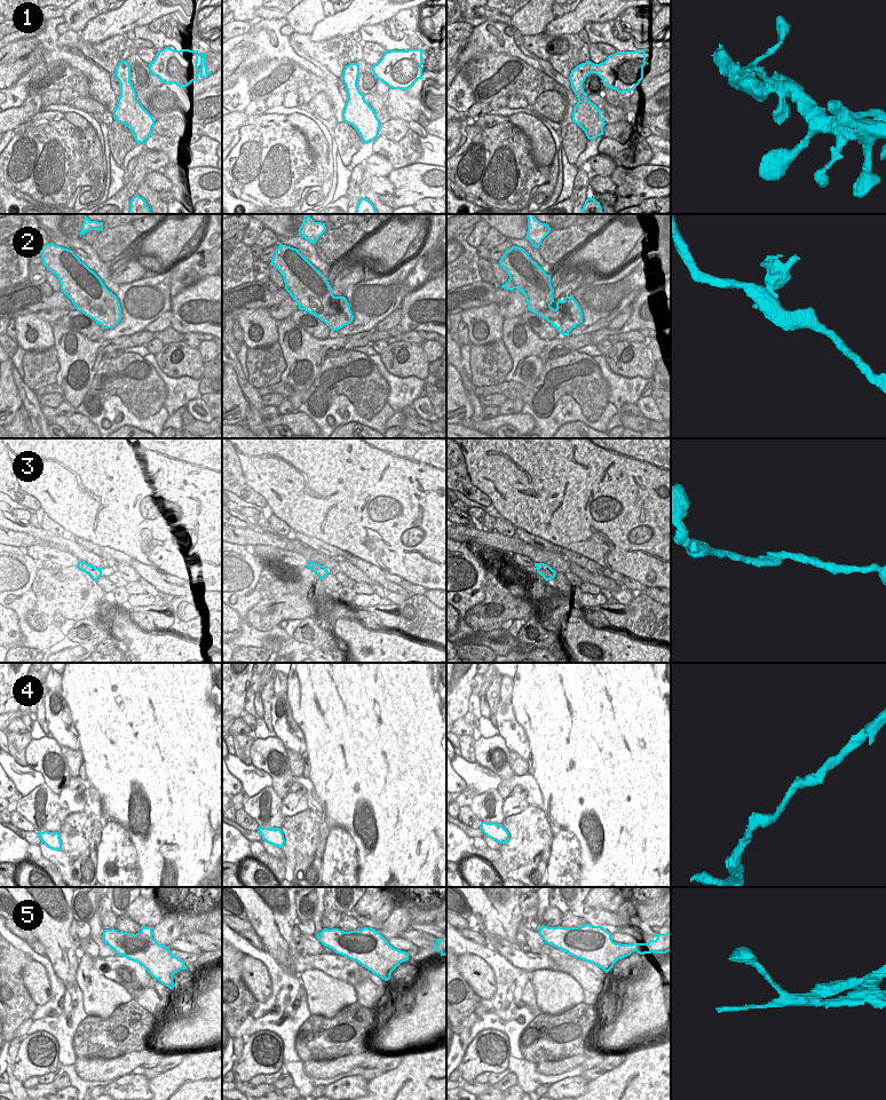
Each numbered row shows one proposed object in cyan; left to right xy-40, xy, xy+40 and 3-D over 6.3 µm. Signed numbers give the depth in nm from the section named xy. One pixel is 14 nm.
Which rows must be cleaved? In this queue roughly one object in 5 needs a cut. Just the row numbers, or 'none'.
2, 3, 5

